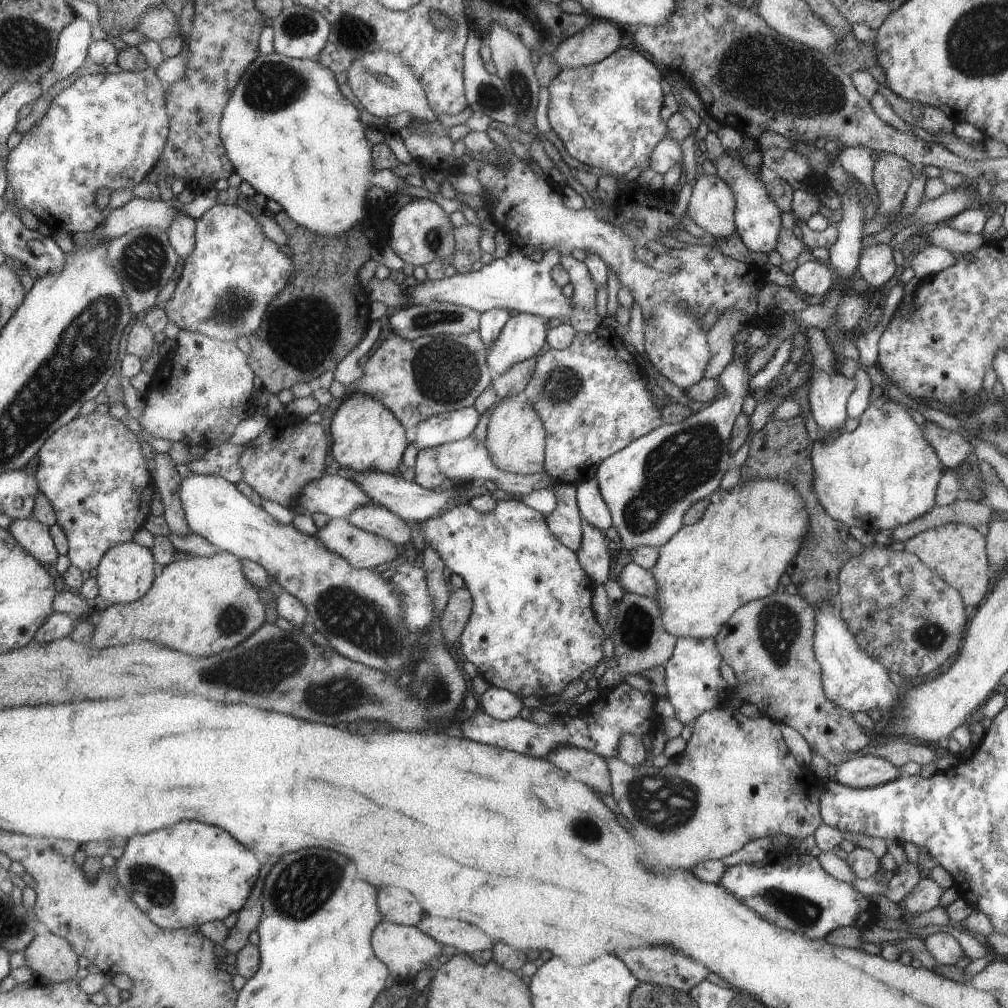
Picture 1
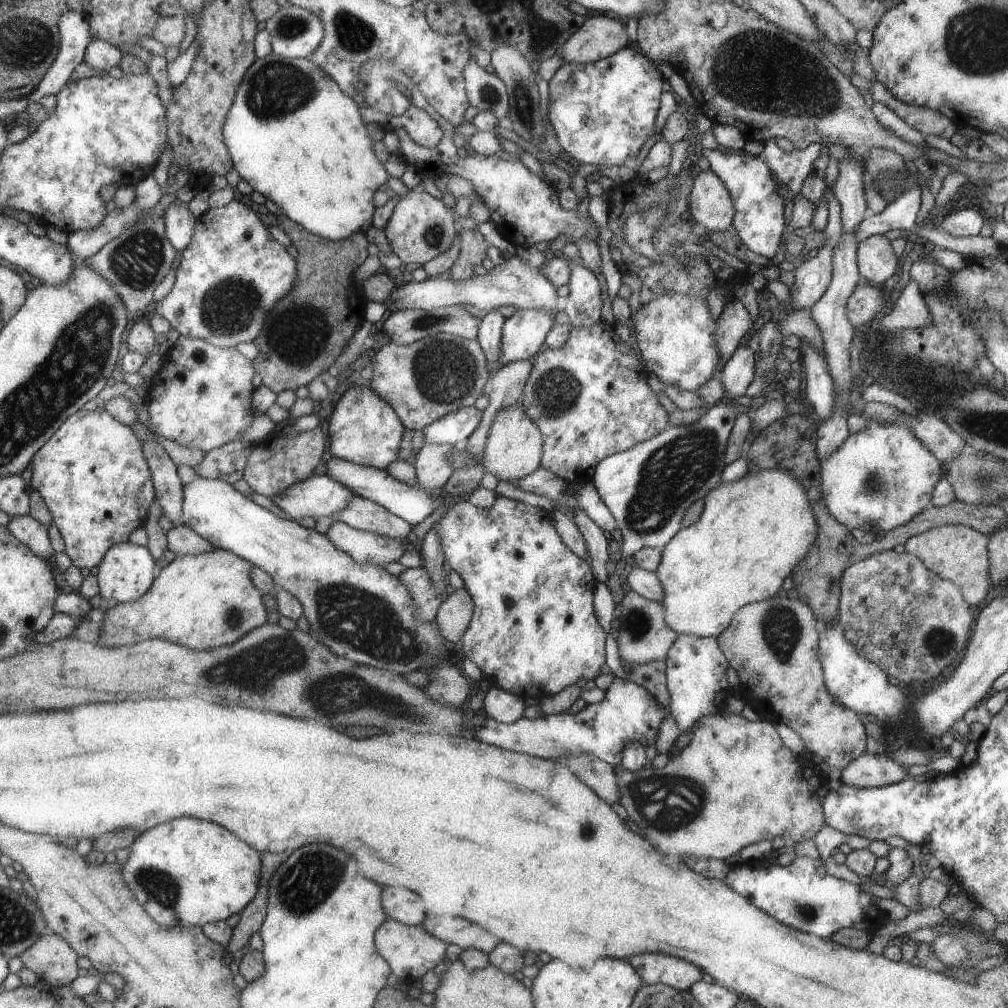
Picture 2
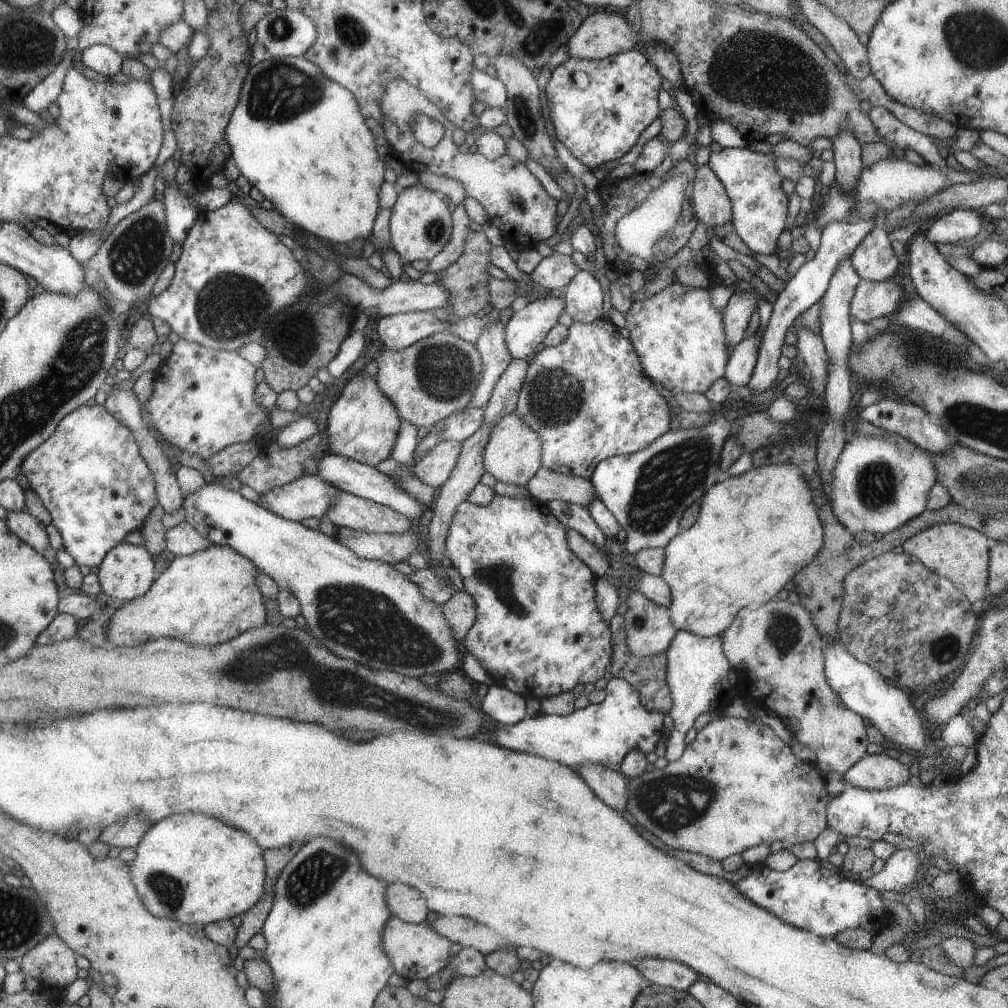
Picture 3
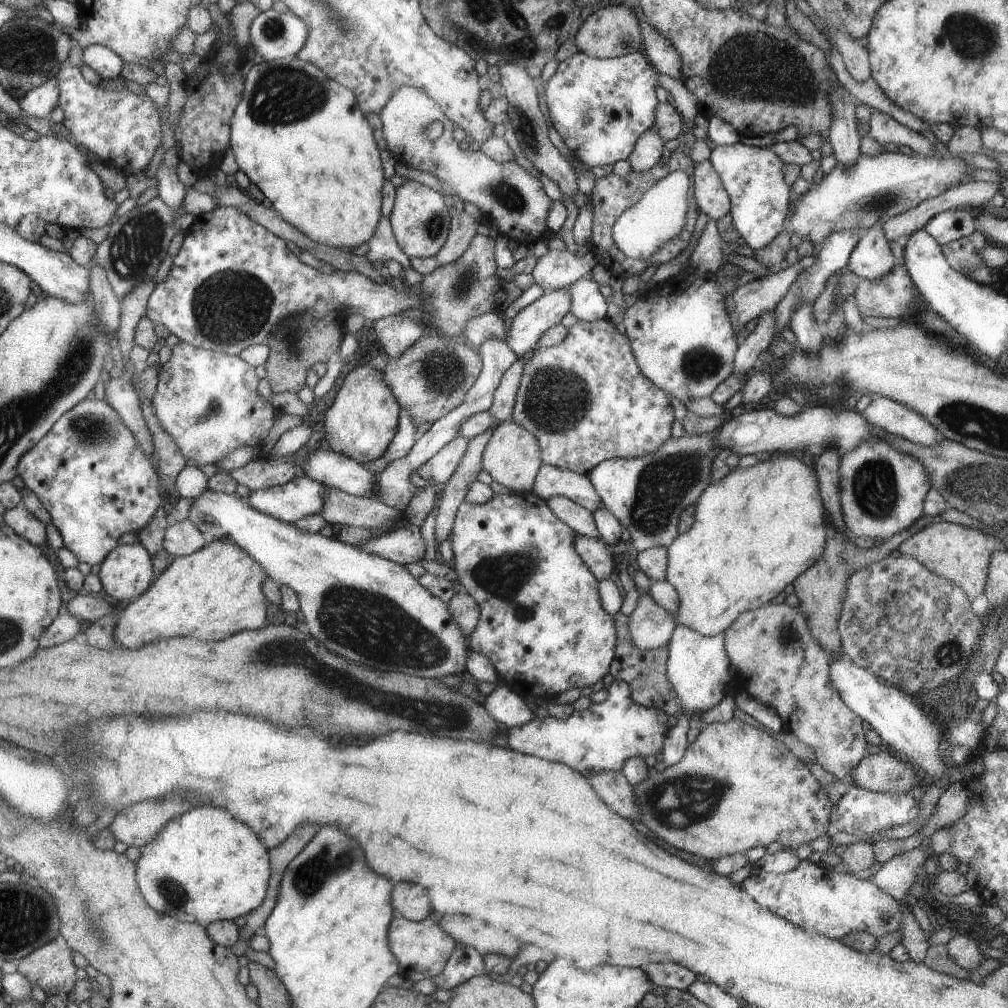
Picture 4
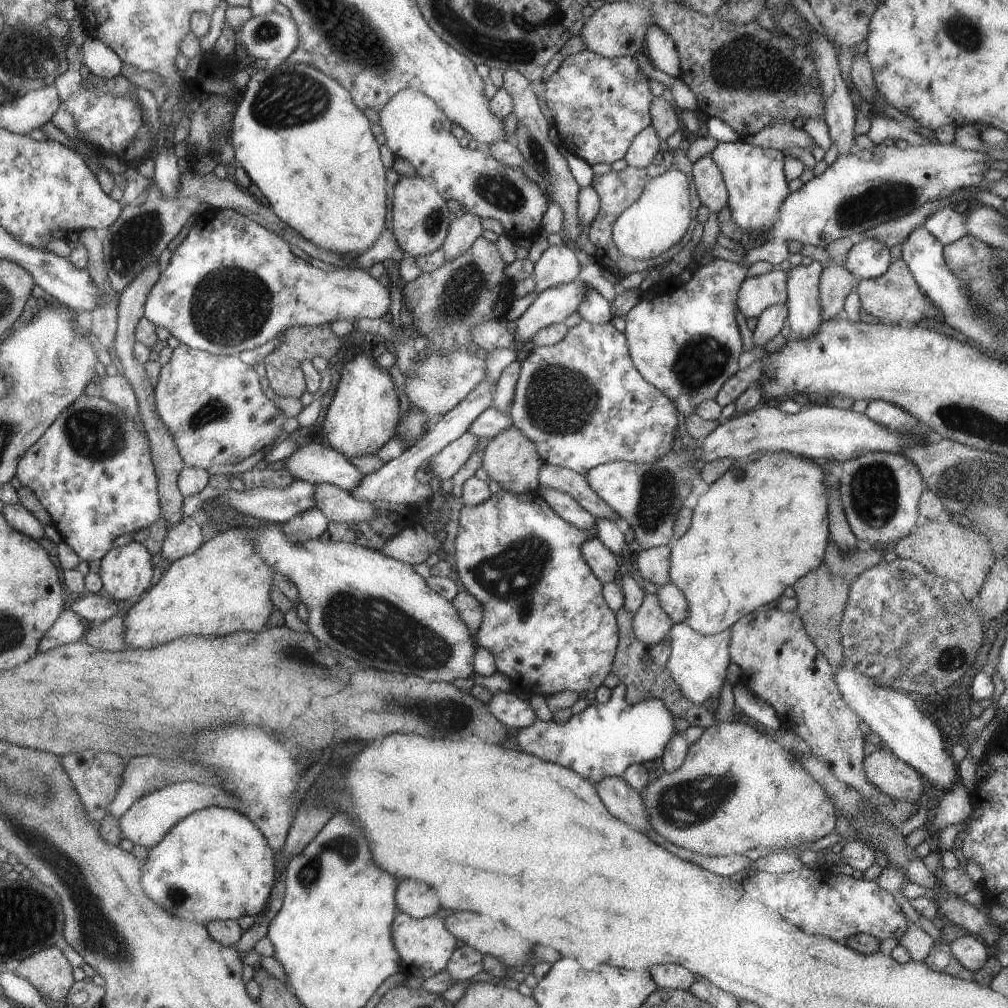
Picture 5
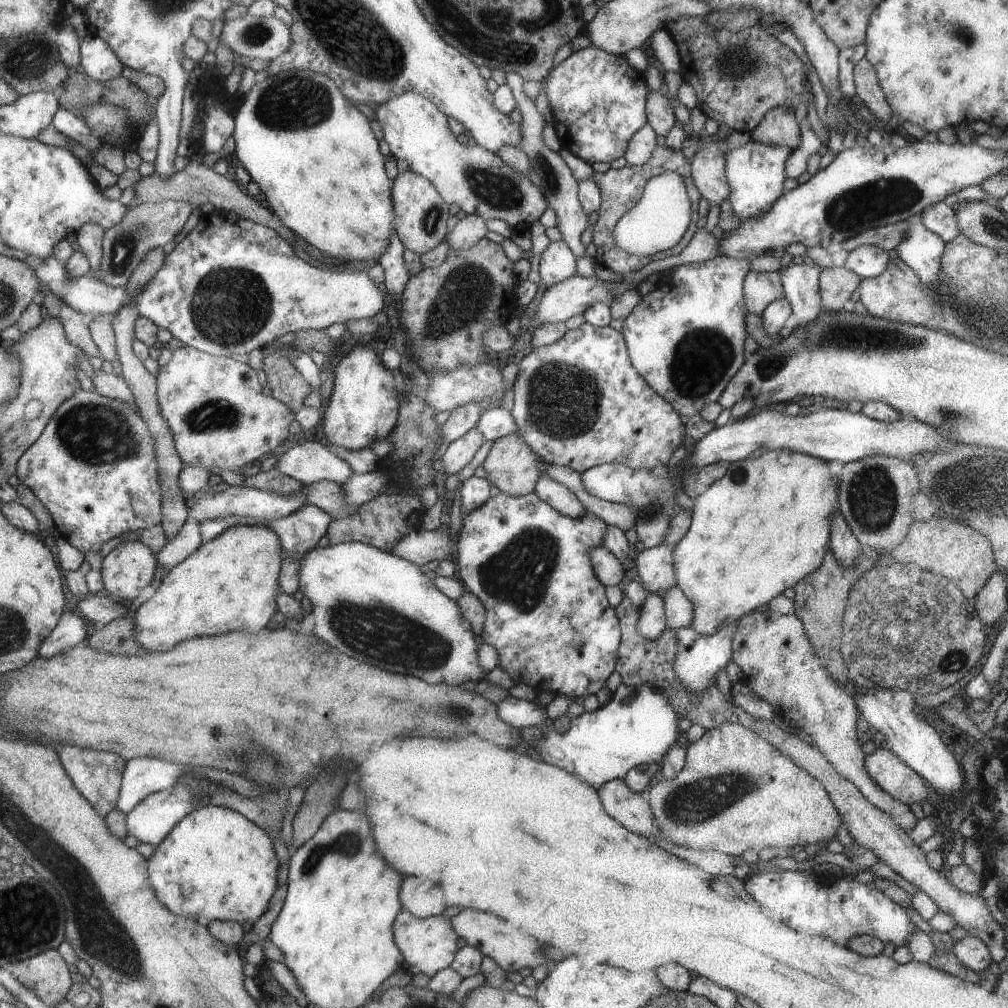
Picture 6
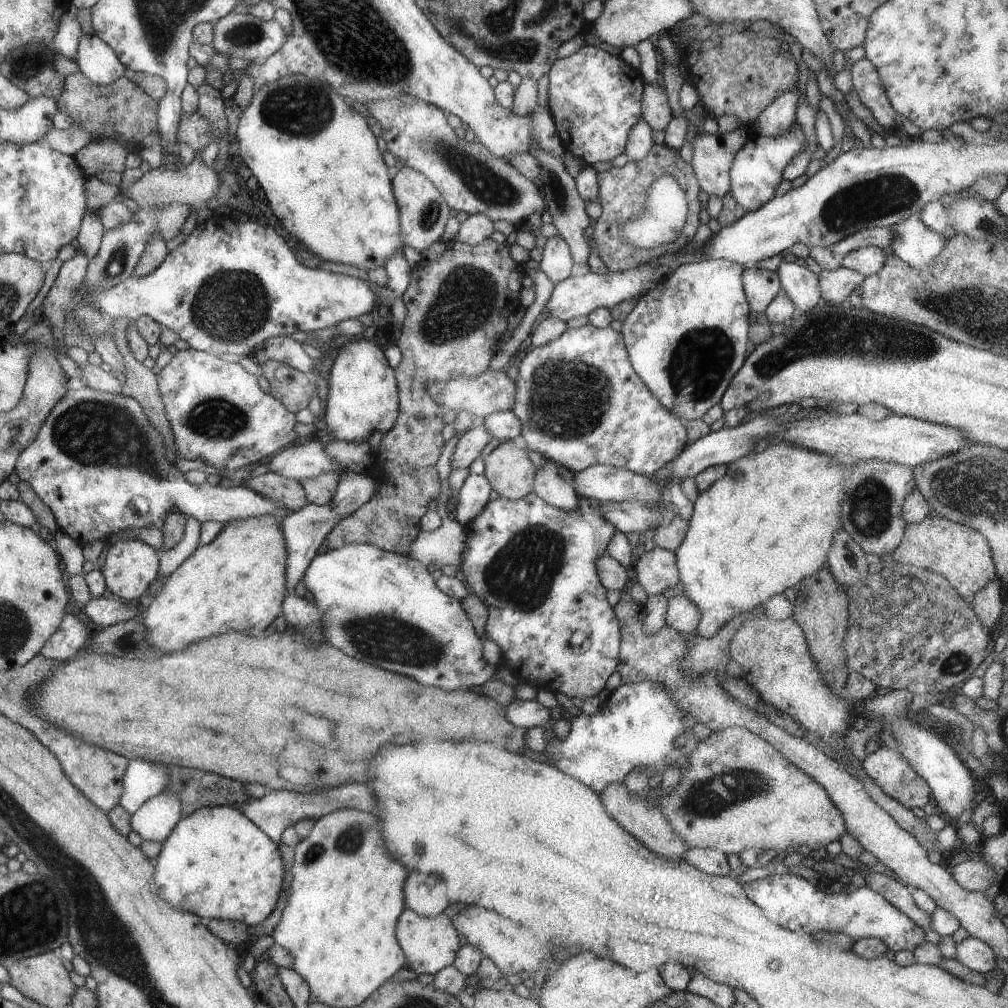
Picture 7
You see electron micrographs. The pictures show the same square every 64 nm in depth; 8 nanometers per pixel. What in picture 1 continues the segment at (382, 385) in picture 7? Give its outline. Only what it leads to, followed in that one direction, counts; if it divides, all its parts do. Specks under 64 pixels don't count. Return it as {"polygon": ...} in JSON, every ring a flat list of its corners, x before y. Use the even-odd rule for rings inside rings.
{"polygon":[[354,391,342,399,343,403,335,412,330,426,333,460,340,469,353,473,374,471,395,474,402,464,401,456,407,446,407,438,403,434,404,426,401,426,393,413,371,397,365,397,363,393]]}

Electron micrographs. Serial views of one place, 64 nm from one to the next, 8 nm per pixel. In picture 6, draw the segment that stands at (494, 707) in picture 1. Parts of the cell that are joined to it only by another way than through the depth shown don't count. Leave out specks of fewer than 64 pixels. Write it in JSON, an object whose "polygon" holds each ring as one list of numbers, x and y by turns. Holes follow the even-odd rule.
{"polygon":[[509,694,496,706,501,720,516,729,528,726,539,727,544,724,545,718,547,718,545,709,537,706,535,701,523,701]]}

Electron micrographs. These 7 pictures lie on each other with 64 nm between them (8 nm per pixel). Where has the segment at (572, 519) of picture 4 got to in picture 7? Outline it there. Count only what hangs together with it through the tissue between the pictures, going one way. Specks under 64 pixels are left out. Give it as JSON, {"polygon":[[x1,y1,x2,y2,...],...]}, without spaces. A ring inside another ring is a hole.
{"polygon":[[550,461,536,470,532,492,546,504,563,509,564,512,572,512,578,508,579,496,569,483,557,475,557,466]]}

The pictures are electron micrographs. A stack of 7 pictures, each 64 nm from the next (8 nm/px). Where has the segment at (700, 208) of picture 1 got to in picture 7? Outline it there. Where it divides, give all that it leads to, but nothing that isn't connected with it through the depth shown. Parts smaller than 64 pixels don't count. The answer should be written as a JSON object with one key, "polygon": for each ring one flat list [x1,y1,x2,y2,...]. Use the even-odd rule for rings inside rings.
{"polygon":[[744,128,728,134,701,134,695,136,690,162,700,190,709,196,723,197,731,190,729,170,733,156,747,142]]}

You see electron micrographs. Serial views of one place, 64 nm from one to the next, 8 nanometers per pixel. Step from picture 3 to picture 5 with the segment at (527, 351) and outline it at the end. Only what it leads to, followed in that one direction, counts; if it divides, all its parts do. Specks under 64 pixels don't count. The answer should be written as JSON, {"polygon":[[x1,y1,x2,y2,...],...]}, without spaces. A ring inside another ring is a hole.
{"polygon":[[577,280,561,284,539,293,529,307,515,320,515,347,521,347,538,331,551,324,562,323,584,299,585,284]]}

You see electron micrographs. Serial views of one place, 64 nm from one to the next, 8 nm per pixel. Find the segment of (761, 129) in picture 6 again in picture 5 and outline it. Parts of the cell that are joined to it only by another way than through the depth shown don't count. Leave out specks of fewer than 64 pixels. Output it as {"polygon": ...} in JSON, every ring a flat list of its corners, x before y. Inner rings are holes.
{"polygon":[[780,121,759,133,740,138,745,144,763,149,781,151,787,148,809,148,814,140,802,129,796,129,789,121]]}

